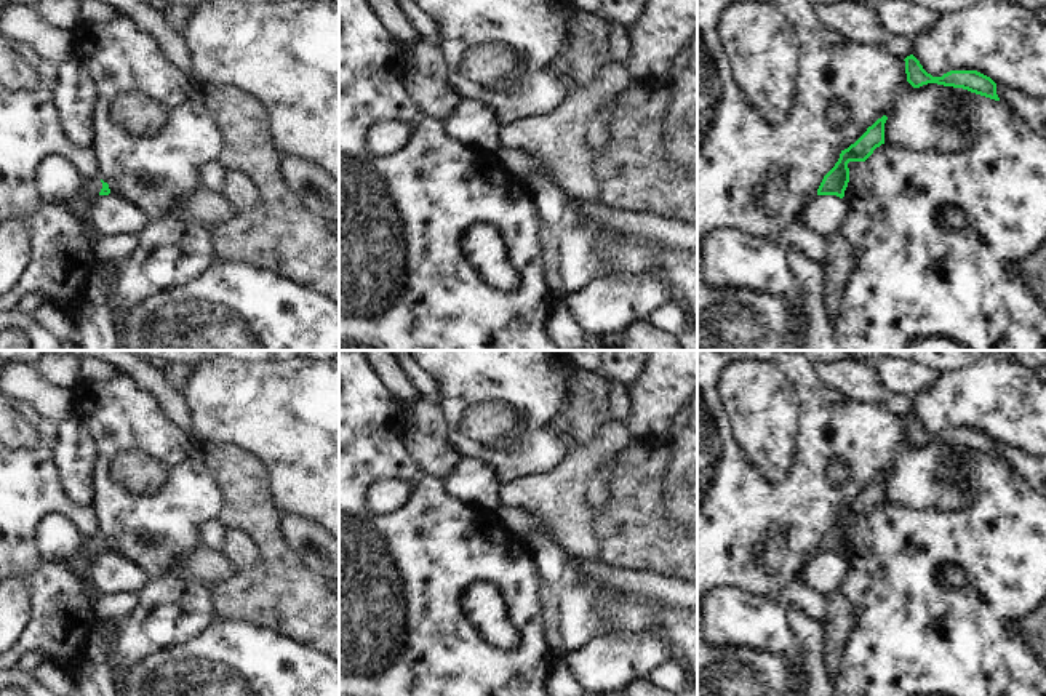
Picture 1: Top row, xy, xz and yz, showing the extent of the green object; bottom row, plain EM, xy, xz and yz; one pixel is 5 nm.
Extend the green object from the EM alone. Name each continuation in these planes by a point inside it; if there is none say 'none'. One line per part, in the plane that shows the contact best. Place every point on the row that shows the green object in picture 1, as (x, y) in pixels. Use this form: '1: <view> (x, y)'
1: xy (80, 205)

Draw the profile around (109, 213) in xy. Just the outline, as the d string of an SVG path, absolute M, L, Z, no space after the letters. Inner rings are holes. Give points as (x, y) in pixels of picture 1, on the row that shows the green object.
M99 195L90 203L90 222L99 234L139 234L147 219L136 205L117 195Z

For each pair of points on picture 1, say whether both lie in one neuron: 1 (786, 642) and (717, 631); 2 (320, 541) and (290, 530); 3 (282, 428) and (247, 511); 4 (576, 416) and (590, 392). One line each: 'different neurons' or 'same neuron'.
1: same neuron
2: same neuron
3: different neurons
4: same neuron

